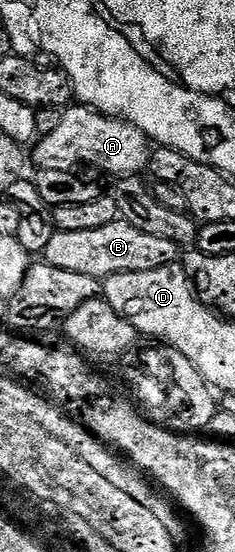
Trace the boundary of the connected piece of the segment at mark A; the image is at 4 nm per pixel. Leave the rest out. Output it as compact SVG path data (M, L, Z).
M71 105L62 111L60 126L53 133L41 136L32 150L32 163L38 169L72 171L86 166L107 171L110 177L121 177L142 175L149 168L152 144L143 131L128 121L101 115L90 107Z

